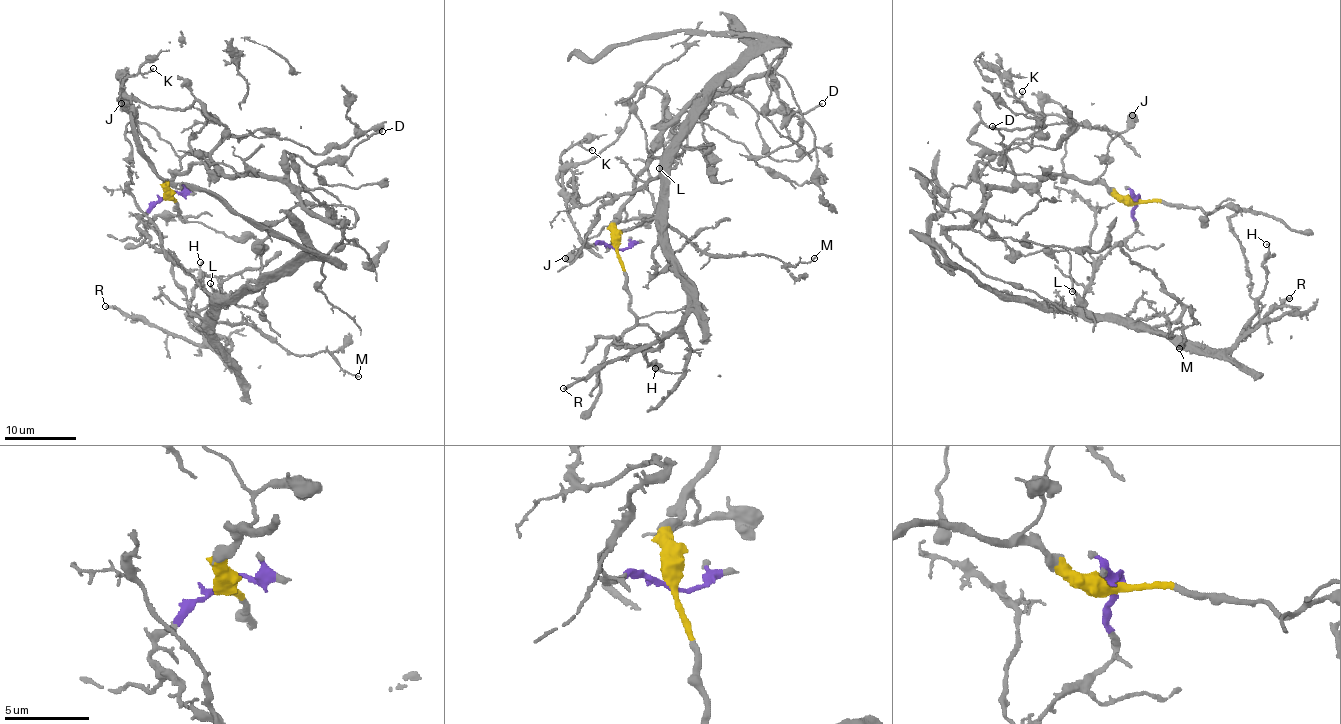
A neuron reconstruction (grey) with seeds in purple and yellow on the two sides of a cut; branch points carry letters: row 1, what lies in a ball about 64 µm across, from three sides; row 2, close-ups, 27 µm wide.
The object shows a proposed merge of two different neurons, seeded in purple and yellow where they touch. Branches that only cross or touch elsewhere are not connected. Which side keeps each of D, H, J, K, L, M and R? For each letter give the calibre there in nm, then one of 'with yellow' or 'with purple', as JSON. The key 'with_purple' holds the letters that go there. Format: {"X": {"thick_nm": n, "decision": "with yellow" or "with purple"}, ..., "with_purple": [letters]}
{"D": {"thick_nm": 200, "decision": "with yellow"}, "H": {"thick_nm": 160, "decision": "with purple"}, "J": {"thick_nm": 600, "decision": "with yellow"}, "K": {"thick_nm": 140, "decision": "with yellow"}, "L": {"thick_nm": 150, "decision": "with purple"}, "M": {"thick_nm": 160, "decision": "with purple"}, "R": {"thick_nm": 280, "decision": "with purple"}, "with_purple": ["H", "L", "M", "R"]}

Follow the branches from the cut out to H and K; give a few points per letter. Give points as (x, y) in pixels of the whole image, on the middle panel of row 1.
H: (614, 247), (585, 241), (597, 211), (658, 176), (663, 233), (687, 291), (687, 312), (645, 354), (656, 368)
K: (614, 247), (614, 222), (623, 211), (624, 222), (583, 239), (566, 207), (561, 159), (574, 145), (592, 151)

